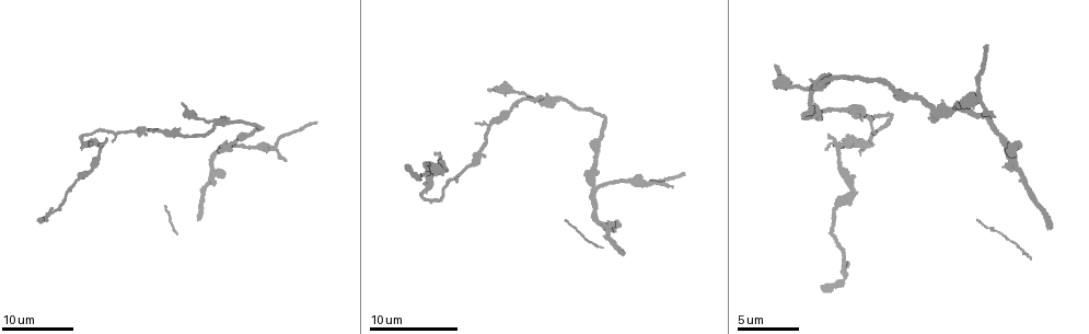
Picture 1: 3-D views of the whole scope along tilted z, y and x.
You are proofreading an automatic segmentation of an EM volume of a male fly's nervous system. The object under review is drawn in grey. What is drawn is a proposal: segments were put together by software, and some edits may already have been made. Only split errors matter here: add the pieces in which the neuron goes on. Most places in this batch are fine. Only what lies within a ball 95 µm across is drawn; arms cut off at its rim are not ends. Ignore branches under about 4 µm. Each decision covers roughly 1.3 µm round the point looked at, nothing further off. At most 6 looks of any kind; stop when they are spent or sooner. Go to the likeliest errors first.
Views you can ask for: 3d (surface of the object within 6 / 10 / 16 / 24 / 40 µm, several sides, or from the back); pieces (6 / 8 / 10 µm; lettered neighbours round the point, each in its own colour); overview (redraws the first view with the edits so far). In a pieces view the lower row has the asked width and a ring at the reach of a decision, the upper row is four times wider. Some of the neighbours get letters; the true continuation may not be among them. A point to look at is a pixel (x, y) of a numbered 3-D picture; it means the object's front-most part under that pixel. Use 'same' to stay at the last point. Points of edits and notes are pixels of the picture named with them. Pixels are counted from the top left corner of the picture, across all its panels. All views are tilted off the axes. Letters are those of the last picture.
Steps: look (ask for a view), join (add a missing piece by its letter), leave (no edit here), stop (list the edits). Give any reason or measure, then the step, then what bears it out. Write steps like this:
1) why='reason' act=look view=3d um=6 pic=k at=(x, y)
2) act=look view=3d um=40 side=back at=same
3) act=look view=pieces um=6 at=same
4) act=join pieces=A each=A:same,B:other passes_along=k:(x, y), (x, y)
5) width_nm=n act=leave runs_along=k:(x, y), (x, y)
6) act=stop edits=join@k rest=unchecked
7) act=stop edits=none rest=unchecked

why='free end' act=look view=3d um=24 pic=1 at=(404, 169)

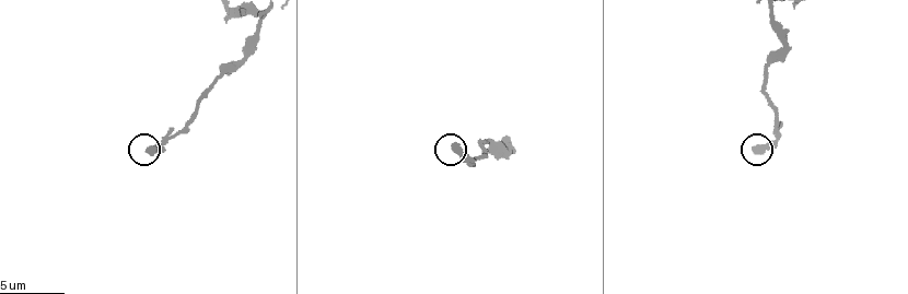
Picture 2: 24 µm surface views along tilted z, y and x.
why='see the neighbours' act=look view=pieces um=6 pic=2 at=(757, 151)

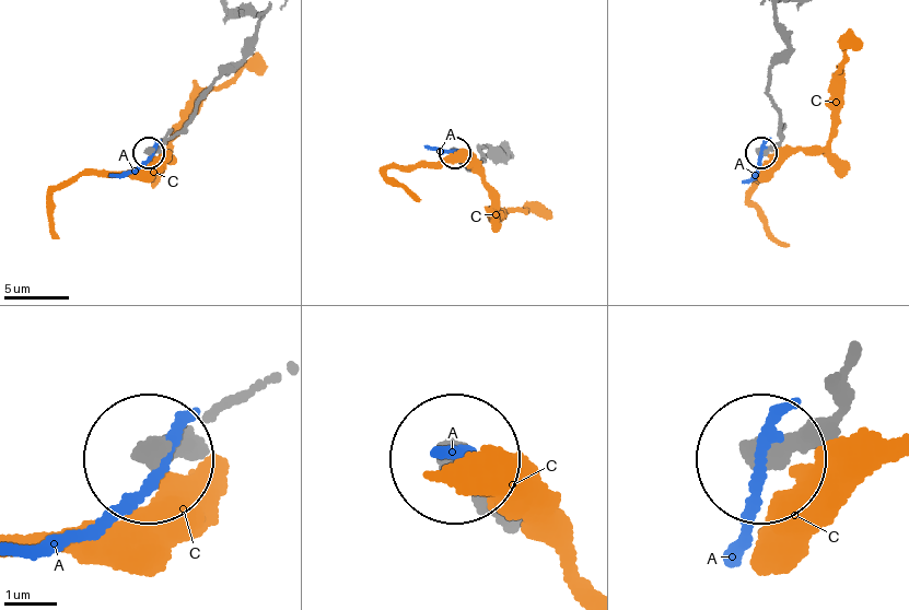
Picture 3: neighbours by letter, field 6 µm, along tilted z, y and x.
width_nm=420 act=leave each=A:other,C:other found='no lettered piece goes on from it'

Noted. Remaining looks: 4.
act=look view=3d um=24 pic=1 at=(166, 208)

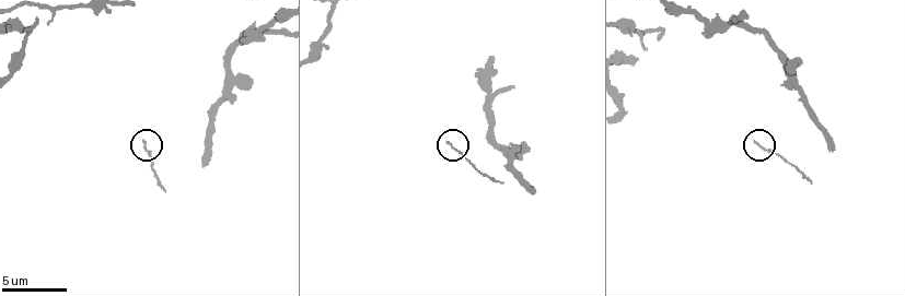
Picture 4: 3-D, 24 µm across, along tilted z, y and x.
act=look view=pieces um=8 pic=4 at=(450, 142)

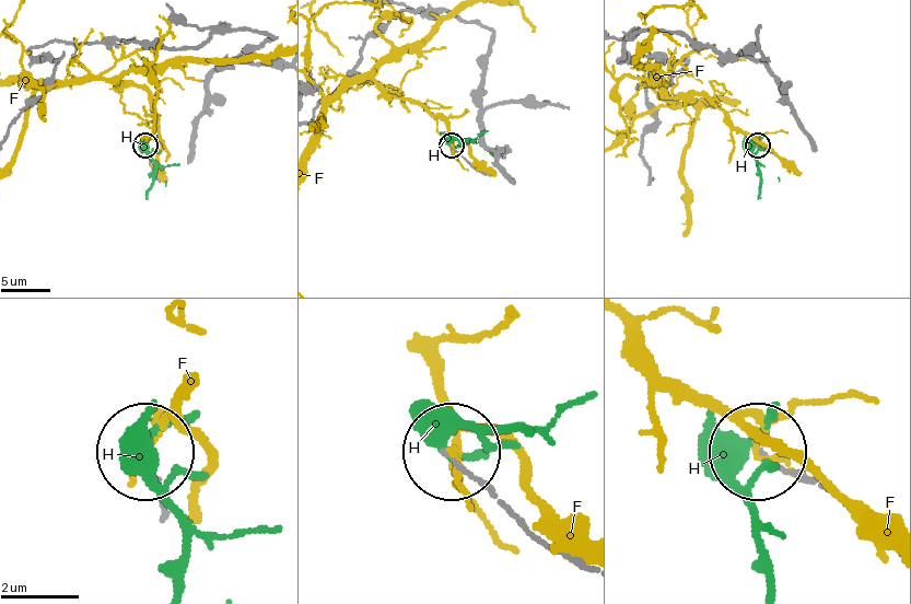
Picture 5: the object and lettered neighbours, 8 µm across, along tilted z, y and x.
width_nm=100 act=leave each=F:other,H:other found='none of them fits'

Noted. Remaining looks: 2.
act=look view=pieces um=6 pic=4 at=(23, 29)

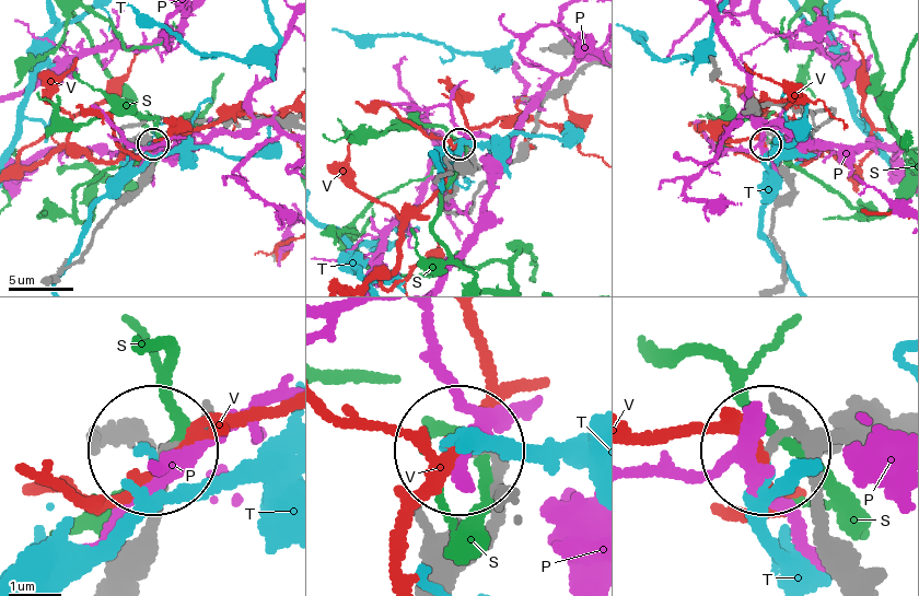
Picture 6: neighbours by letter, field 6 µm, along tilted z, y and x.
width_nm=140 act=leave each=P:other,S:other,T:other,V:other found='none of them fits'

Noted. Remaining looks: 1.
act=stop edits=none rest=unchecked

